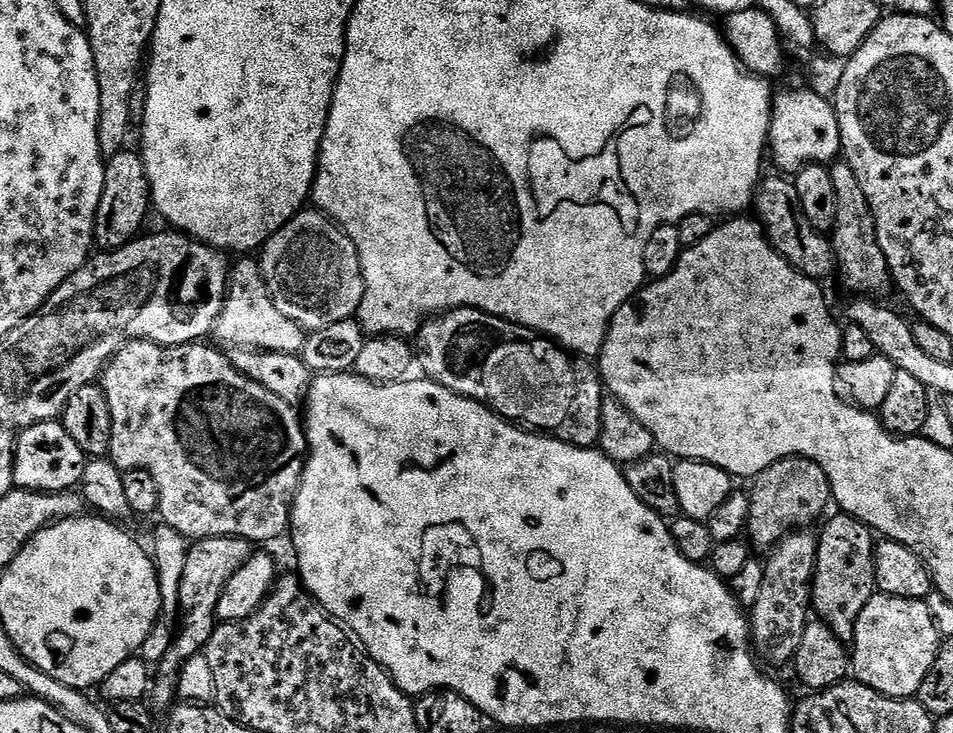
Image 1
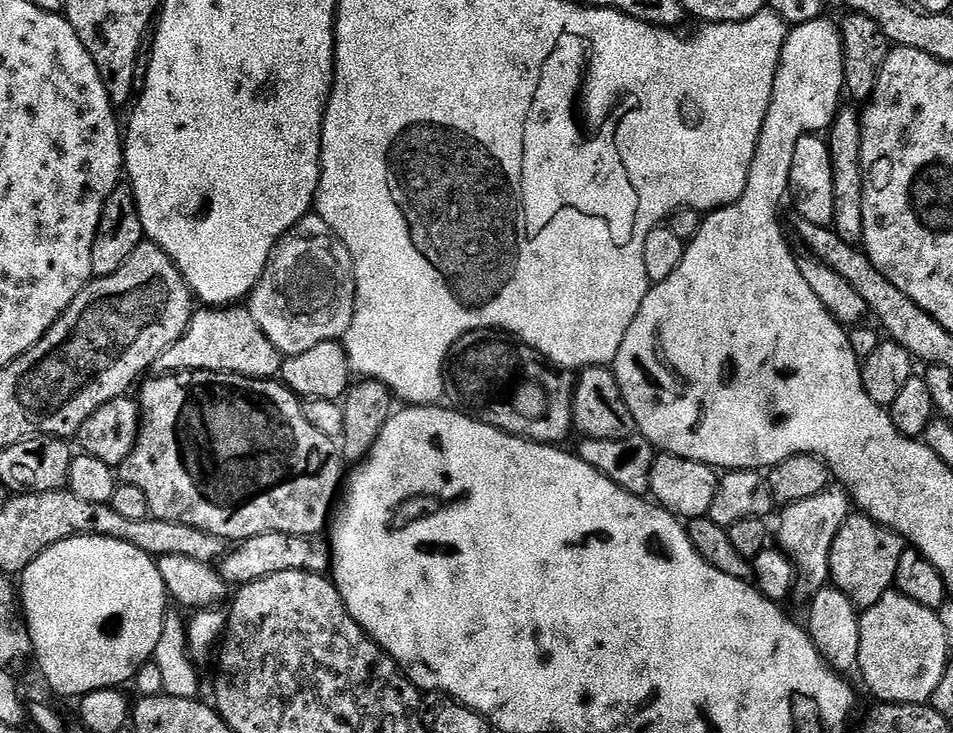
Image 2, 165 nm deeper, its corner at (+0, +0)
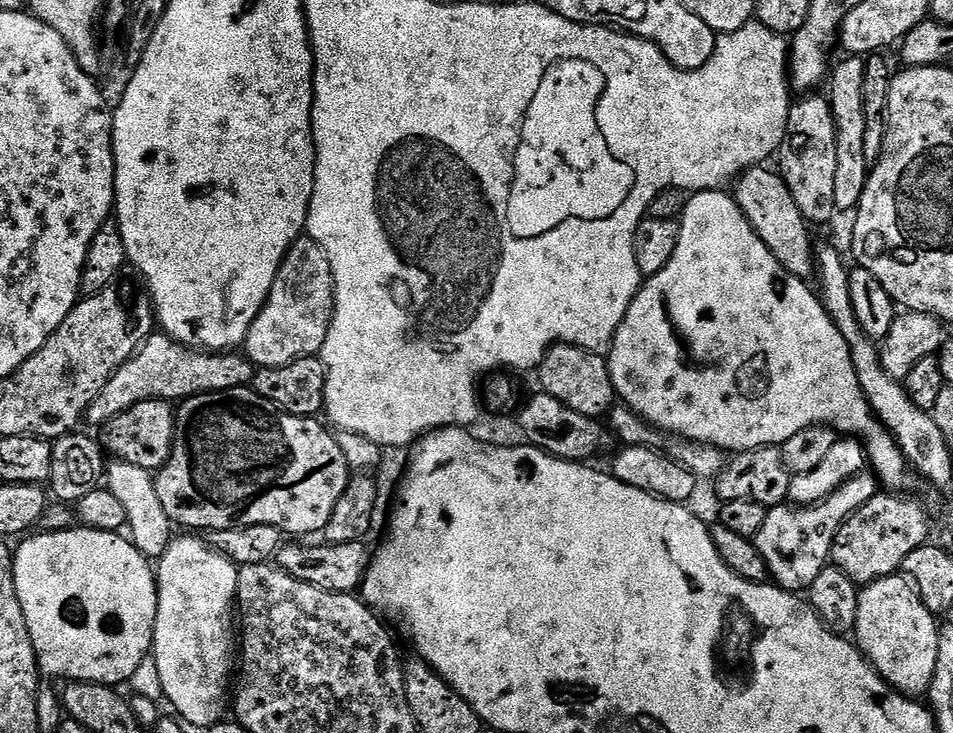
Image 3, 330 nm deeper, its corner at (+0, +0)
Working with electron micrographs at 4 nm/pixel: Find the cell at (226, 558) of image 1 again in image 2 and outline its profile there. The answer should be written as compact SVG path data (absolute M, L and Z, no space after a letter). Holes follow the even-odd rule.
M258 534L239 541L218 565L218 571L229 585L239 586L266 578L270 574L298 570L299 572L327 573L332 567L332 550L327 539L298 534Z

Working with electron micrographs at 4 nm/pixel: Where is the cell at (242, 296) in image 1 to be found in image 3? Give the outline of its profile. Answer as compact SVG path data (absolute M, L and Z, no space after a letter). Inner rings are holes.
M163 334L147 336L142 347L102 386L98 398L90 402L87 423L103 426L110 418L118 418L130 406L147 400L167 400L179 402L189 396L203 392L221 392L231 388L251 385L254 365L251 360L235 351L209 352L179 344L176 340Z

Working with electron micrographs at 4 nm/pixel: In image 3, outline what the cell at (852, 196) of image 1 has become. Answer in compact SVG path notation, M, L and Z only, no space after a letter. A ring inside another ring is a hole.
M845 55L844 60L835 61L826 84L828 103L832 105L834 126L836 127L836 165L834 166L834 202L841 213L851 213L856 203L862 198L862 190L868 181L870 162L866 158L866 114L862 102L862 78L864 77L864 60L858 56Z

